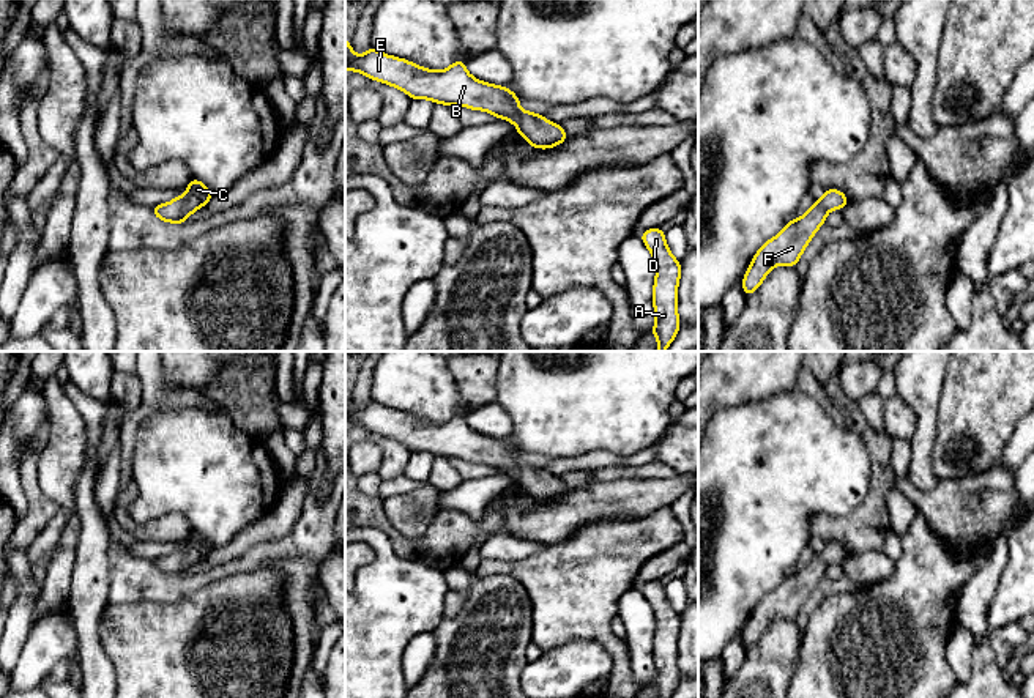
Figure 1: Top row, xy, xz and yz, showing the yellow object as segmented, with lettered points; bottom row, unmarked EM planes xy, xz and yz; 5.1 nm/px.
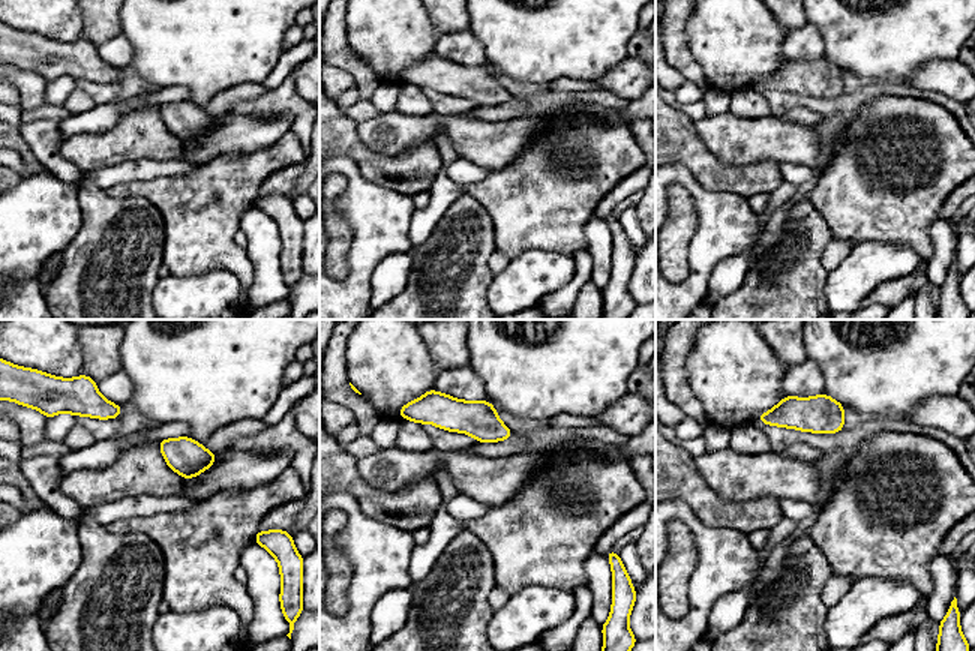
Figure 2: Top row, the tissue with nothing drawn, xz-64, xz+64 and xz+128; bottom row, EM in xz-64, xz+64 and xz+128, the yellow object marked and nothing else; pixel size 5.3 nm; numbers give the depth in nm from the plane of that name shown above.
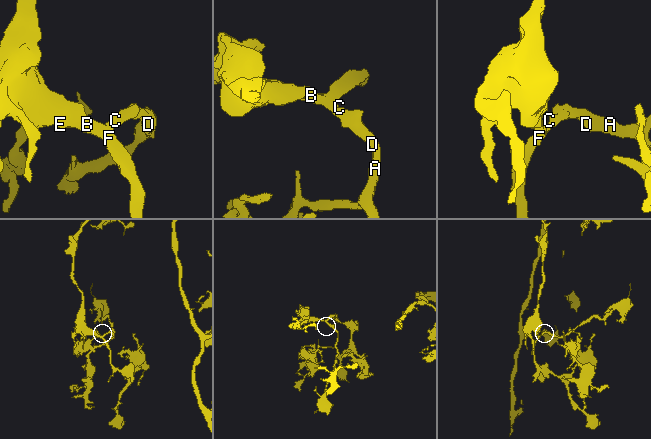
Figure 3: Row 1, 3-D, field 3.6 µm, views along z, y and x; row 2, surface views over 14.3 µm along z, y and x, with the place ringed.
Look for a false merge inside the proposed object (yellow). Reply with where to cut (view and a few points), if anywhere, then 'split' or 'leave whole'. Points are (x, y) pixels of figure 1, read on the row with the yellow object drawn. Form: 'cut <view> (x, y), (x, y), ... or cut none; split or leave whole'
cut none; leave whole

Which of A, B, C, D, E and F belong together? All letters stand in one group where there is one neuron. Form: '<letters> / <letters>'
A B C D E F

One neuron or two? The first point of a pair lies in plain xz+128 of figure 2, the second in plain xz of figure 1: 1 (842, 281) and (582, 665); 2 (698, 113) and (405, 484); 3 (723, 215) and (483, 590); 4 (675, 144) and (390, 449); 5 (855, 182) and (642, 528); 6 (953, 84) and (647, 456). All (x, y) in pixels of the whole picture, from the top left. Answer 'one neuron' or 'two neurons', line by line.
1: one neuron
2: one neuron
3: two neurons
4: one neuron
5: one neuron
6: two neurons

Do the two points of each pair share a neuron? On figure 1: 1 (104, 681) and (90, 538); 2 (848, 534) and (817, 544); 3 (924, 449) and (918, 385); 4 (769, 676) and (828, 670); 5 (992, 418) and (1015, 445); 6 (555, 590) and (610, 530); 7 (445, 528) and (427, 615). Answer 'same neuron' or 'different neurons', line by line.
1: same neuron
2: different neurons
3: same neuron
4: different neurons
5: different neurons
6: same neuron
7: different neurons

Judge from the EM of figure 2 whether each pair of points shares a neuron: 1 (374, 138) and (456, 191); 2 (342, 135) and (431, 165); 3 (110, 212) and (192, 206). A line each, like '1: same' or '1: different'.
1: different
2: same
3: different

